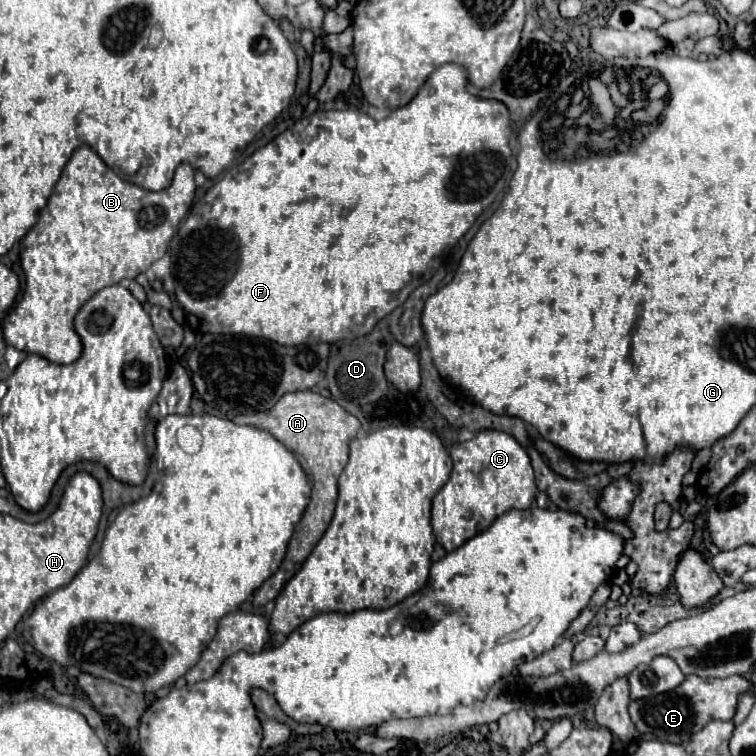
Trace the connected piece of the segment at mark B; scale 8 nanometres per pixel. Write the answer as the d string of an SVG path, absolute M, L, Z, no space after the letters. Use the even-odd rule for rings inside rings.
M80 145L54 185L48 207L42 211L38 225L30 229L20 243L20 261L26 275L26 285L20 301L4 319L2 331L6 343L18 351L36 353L52 363L74 363L82 353L82 341L72 325L78 309L96 291L114 285L120 279L134 279L166 253L168 241L172 239L178 223L190 211L194 191L194 169L188 163L178 165L170 187L154 193L120 179L92 147Z

